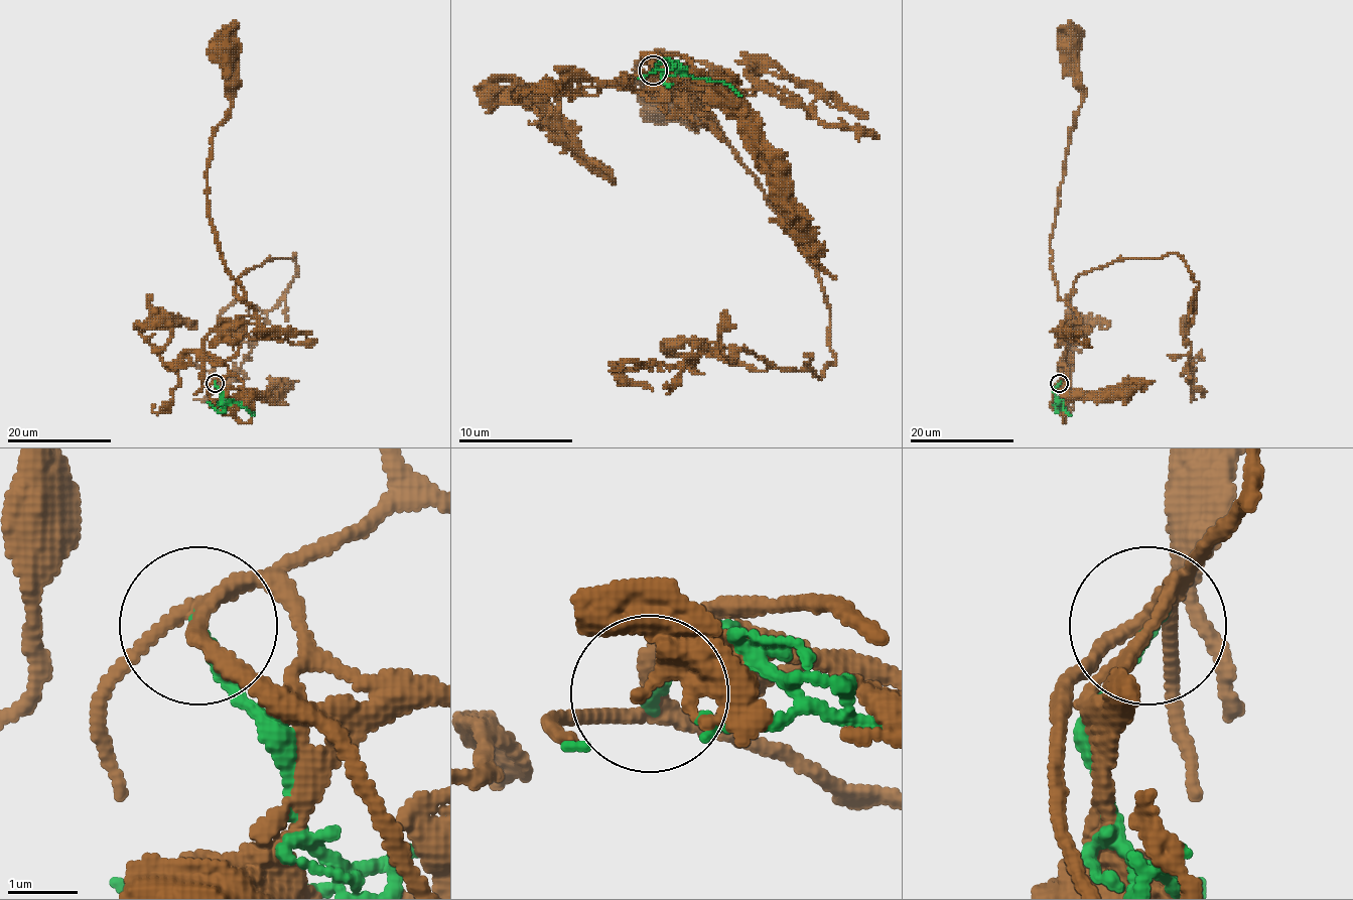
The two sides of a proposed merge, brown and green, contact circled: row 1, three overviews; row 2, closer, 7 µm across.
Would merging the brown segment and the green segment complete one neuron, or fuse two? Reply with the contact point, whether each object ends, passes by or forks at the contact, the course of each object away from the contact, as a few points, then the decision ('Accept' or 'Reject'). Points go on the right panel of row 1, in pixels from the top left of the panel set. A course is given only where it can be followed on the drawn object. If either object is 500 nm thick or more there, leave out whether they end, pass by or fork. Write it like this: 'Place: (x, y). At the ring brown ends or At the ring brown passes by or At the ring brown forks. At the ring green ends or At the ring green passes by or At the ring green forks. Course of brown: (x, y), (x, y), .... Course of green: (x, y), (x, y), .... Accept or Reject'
Place: (1059, 383). At the ring brown forks. At the ring green ends. Course of brown: (1058, 383), (1066, 374), (1065, 334), (1079, 322), (1058, 296), (1051, 267), (1058, 186), (1080, 105), (1070, 55). Course of green: (1058, 383), (1056, 397), (1070, 415). Reject

